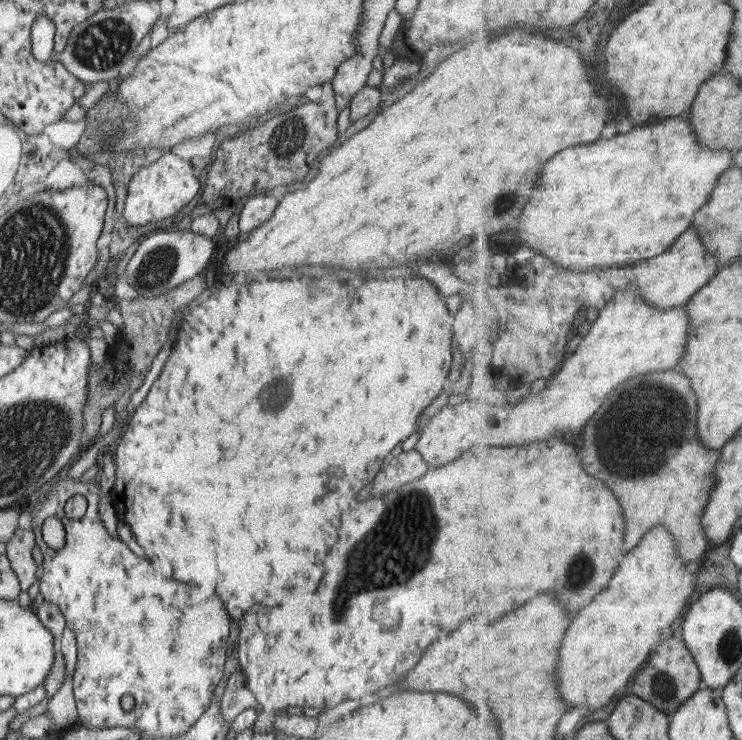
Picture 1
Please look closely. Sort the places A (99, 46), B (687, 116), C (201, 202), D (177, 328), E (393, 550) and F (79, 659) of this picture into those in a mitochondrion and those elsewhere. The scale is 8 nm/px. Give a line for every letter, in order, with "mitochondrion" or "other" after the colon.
A: mitochondrion
B: other
C: other
D: other
E: mitochondrion
F: other

